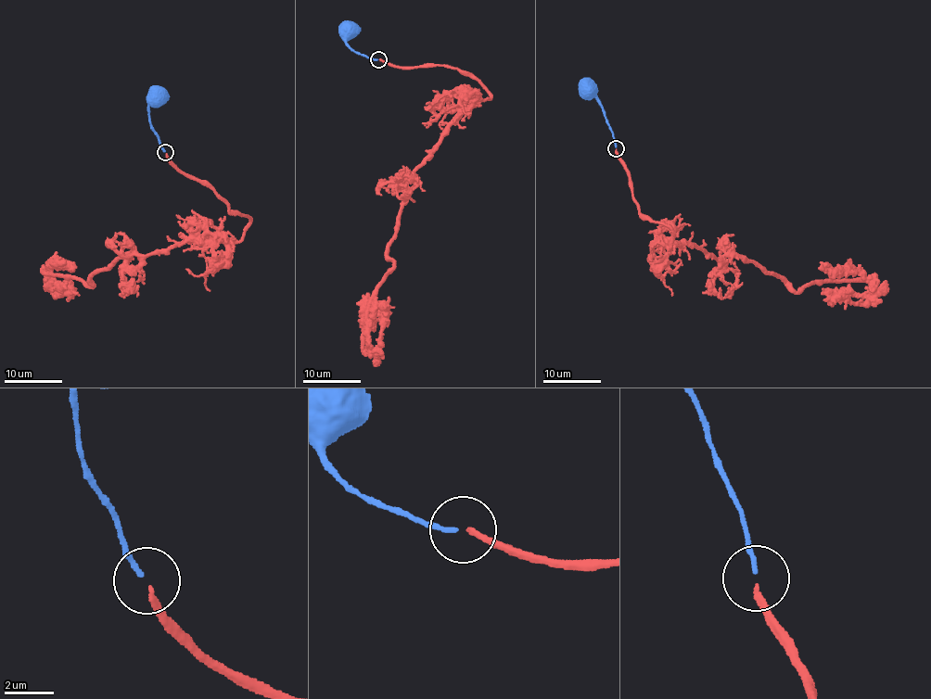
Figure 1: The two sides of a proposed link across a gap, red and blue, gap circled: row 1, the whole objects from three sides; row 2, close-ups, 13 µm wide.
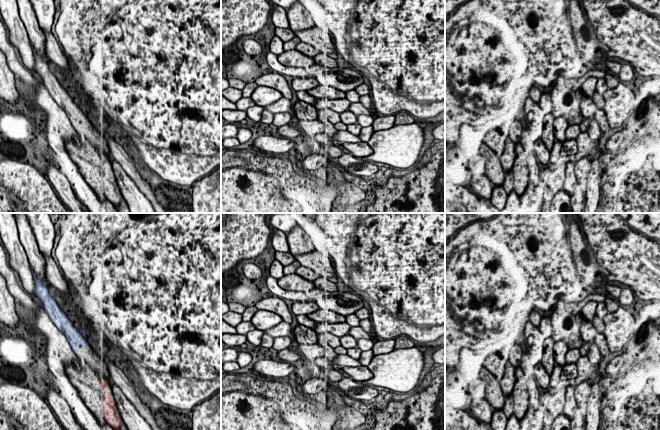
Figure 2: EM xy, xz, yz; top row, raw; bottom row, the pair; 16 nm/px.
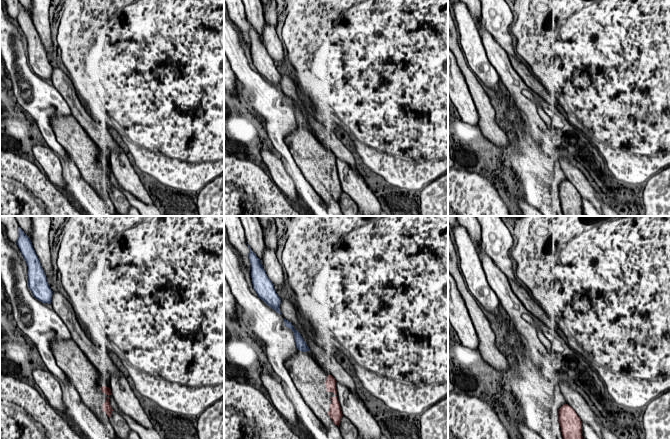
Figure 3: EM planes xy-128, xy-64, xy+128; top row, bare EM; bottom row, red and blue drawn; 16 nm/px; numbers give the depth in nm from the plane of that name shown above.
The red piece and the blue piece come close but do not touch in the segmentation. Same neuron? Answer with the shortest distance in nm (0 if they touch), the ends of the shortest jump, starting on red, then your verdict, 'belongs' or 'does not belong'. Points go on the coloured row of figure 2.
460 nm | xy (95, 378), (77, 355) | does not belong

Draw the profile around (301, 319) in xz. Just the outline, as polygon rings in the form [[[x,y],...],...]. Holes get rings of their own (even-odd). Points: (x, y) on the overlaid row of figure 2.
[[[297,315],[296,320],[298,324],[304,325],[308,328],[314,329],[316,326],[316,322],[312,321],[307,317],[307,315]]]

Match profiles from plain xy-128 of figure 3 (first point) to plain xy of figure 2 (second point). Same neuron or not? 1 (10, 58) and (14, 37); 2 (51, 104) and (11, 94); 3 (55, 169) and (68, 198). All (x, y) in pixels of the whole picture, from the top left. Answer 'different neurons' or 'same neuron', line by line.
1: different neurons
2: different neurons
3: same neuron

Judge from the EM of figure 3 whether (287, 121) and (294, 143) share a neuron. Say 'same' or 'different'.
different

